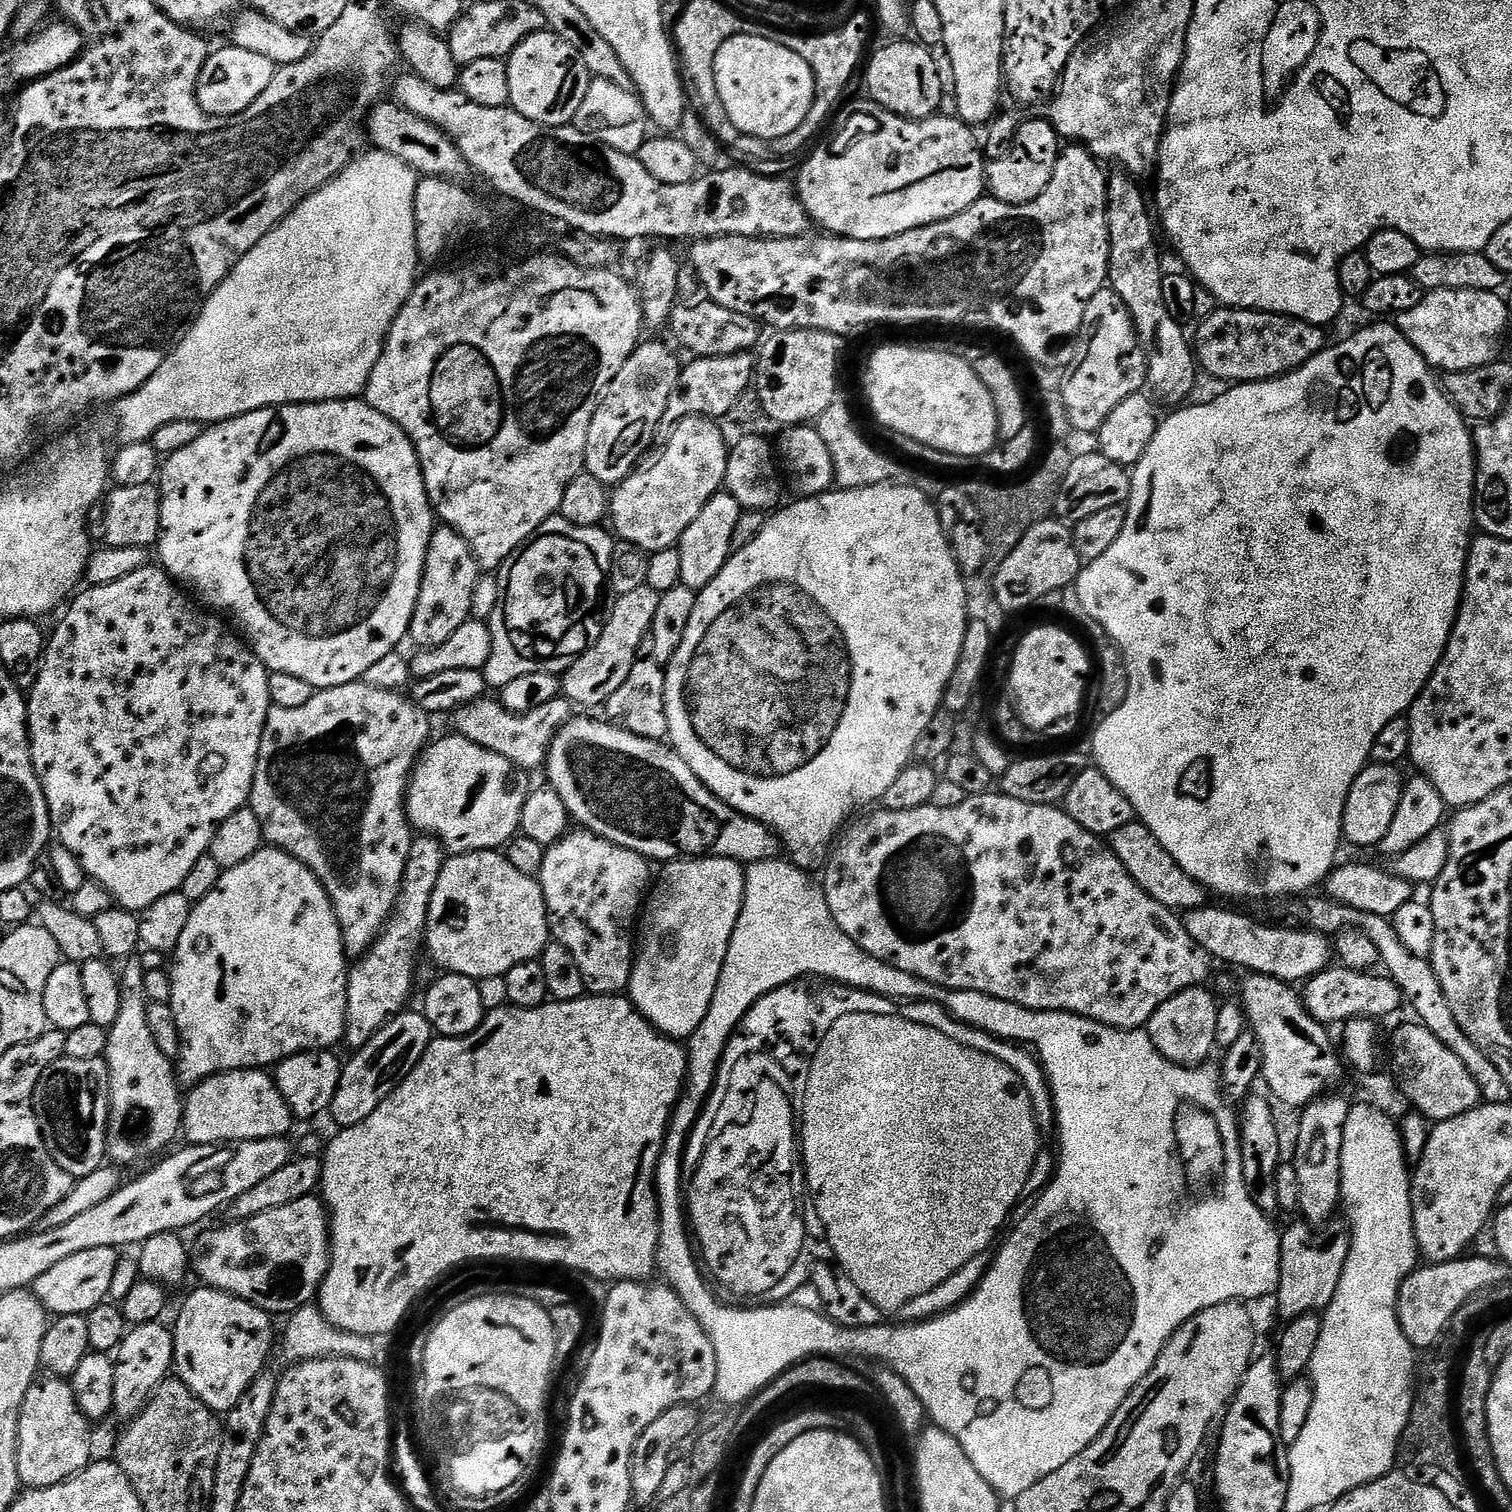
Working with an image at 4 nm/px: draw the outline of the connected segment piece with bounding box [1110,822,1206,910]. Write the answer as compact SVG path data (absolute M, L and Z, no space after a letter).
M1133 822L1122 826L1111 834L1110 842L1112 842L1110 850L1122 862L1130 879L1147 894L1149 901L1157 905L1160 903L1164 908L1180 908L1179 910L1205 907L1206 889L1204 885L1190 878L1190 874L1180 869L1178 862L1174 862L1171 854L1152 837L1151 832L1143 824Z

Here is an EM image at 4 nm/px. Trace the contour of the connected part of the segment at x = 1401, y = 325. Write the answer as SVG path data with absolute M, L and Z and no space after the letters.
M1438 290L1437 292L1428 292L1418 302L1418 306L1414 306L1414 310L1406 310L1401 316L1395 317L1394 323L1400 329L1401 335L1405 337L1422 354L1422 358L1433 370L1439 370L1441 373L1450 372L1469 372L1475 368L1487 368L1489 364L1497 363L1500 347L1504 344L1504 331L1508 328L1508 304L1503 300L1500 292L1483 292L1482 290Z

